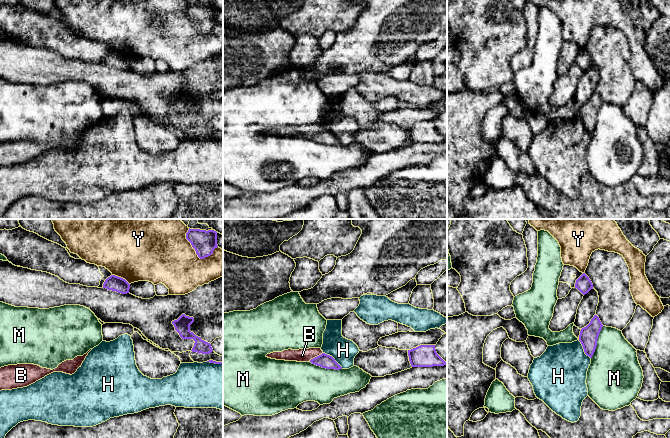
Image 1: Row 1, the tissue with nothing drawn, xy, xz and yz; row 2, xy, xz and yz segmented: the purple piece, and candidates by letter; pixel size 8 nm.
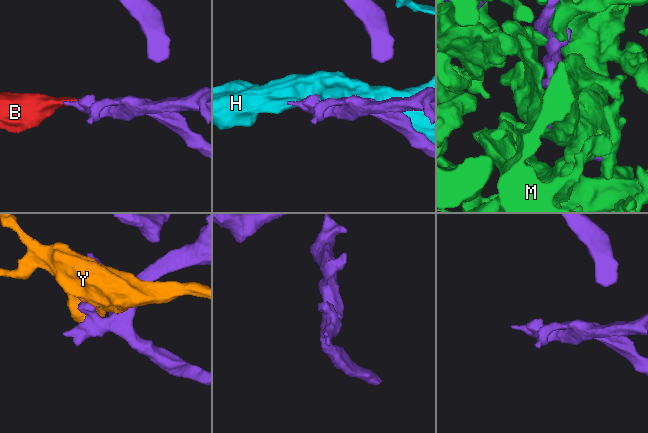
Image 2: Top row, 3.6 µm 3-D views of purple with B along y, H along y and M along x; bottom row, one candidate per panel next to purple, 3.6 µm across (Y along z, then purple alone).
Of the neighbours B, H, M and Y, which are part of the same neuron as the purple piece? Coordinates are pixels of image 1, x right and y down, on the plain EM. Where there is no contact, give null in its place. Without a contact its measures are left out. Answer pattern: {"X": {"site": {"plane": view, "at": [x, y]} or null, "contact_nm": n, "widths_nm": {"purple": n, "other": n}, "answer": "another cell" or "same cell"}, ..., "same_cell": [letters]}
{"B": {"site": {"plane": "xz", "at": [315, 133]}, "contact_nm": 130, "widths_nm": {"purple": 110, "other": 110}, "answer": "same cell"}, "H": {"site": {"plane": "xz", "at": [333, 134]}, "contact_nm": 200, "widths_nm": {"purple": 110, "other": 190}, "answer": "another cell"}, "M": {"site": {"plane": "yz", "at": [596, 118]}, "contact_nm": 280, "widths_nm": {"purple": 150, "other": 380}, "answer": "another cell"}, "Y": {"site": {"plane": "xy", "at": [194, 24]}, "contact_nm": 300, "widths_nm": {"purple": 190, "other": 440}, "answer": "another cell"}, "same_cell": ["B"]}

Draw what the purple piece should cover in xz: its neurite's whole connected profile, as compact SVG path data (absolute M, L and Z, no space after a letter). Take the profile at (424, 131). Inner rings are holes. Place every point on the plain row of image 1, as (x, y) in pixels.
M420 121L408 126L412 143L444 142L446 138L437 130L435 121Z

